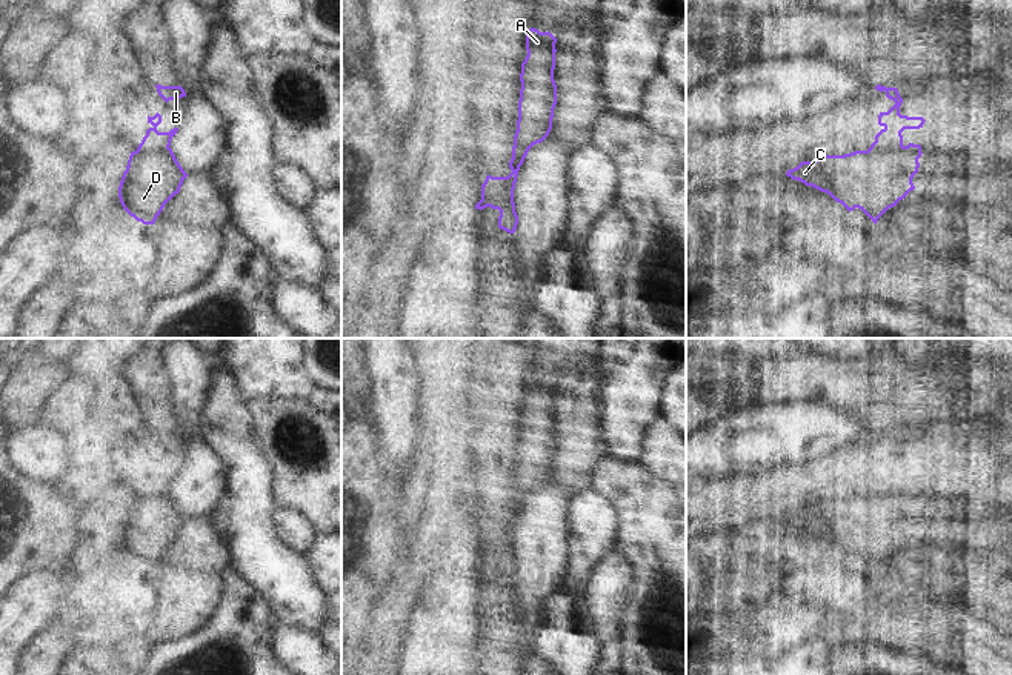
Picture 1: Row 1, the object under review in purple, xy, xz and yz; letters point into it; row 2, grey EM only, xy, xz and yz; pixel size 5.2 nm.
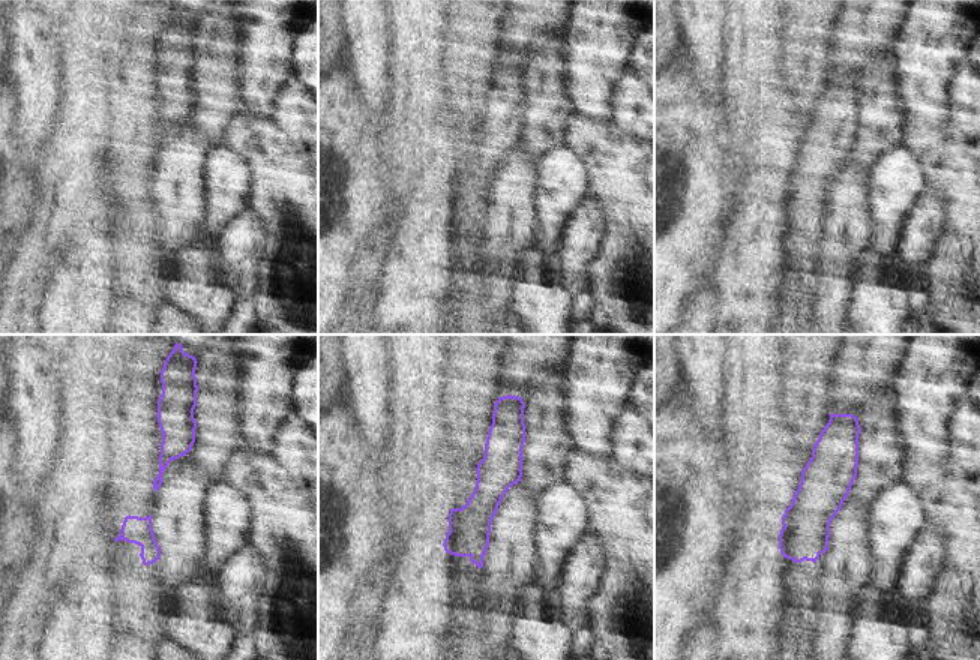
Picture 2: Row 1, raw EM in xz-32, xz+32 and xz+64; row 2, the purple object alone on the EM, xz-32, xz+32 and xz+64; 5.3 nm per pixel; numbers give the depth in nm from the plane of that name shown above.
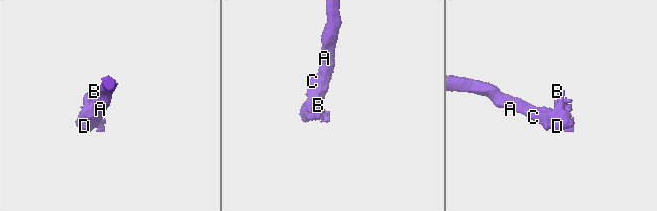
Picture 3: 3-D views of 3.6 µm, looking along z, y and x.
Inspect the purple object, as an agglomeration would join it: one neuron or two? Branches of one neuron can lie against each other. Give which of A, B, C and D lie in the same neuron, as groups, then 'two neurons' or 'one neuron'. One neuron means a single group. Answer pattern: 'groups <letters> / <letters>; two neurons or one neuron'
groups A C D / B; two neurons

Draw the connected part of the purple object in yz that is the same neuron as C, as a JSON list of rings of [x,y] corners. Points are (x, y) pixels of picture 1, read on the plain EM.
[[[869,492],[844,500],[821,500],[812,506],[801,506],[786,517],[792,524],[812,530],[829,538],[849,557],[861,554],[875,569],[889,554],[897,550],[910,535],[915,534],[912,523],[918,517],[918,501],[895,492]]]

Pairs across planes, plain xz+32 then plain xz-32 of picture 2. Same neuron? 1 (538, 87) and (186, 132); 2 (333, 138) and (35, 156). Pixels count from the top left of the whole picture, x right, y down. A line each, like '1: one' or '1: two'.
1: two
2: two

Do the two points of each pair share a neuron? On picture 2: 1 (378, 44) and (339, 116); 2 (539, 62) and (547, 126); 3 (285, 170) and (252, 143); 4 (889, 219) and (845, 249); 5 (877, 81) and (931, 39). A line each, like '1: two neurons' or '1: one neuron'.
1: two neurons
2: one neuron
3: one neuron
4: two neurons
5: two neurons

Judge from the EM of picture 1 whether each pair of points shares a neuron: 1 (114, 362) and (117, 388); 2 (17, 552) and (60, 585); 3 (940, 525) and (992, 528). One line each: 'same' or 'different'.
1: different
2: different
3: same

